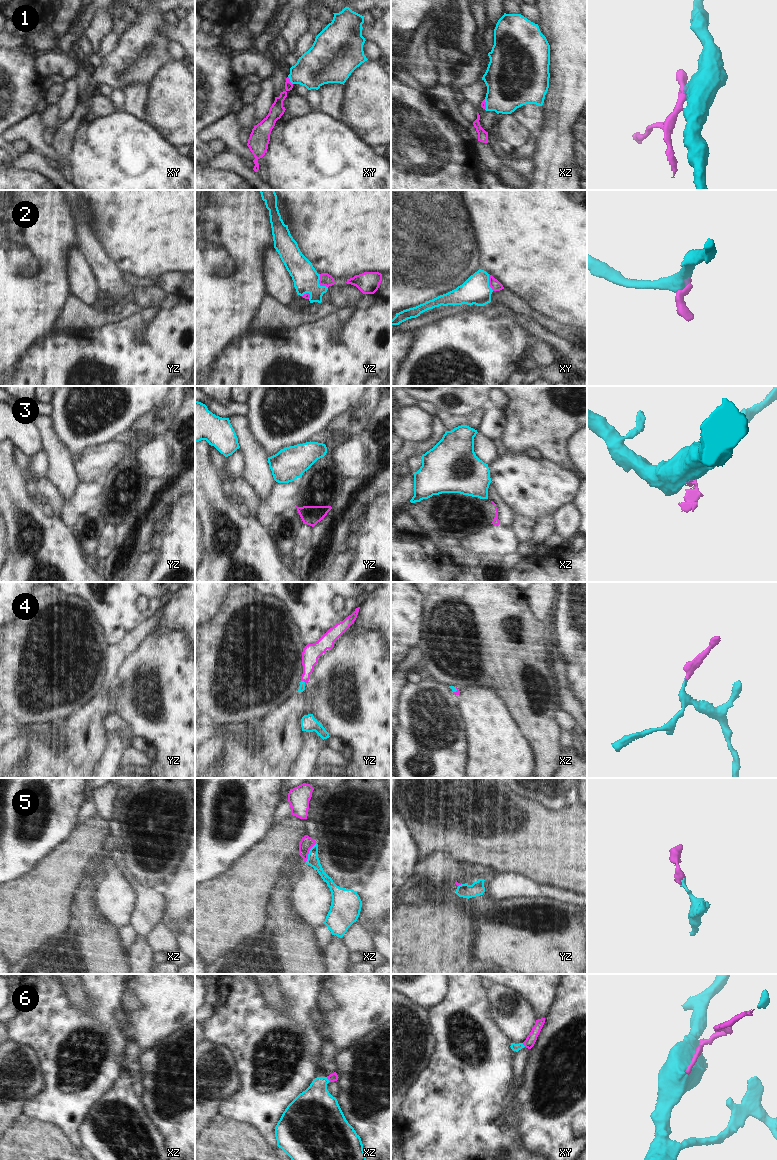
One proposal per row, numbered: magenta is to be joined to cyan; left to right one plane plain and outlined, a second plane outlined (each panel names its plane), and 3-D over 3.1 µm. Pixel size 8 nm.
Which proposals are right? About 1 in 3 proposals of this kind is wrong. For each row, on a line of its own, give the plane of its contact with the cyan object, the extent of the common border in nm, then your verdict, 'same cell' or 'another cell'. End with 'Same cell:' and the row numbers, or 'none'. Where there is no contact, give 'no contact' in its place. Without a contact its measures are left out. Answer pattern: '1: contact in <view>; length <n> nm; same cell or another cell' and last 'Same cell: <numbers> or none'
1: contact in xy; length 80 nm; same cell
2: contact in yz; length 130 nm; another cell
3: contact in yz; length 30 nm; another cell
4: contact in yz; length 50 nm; same cell
5: contact in xz; length 180 nm; another cell
6: contact in xz; length 50 nm; same cell
Same cell: 1, 4, 6

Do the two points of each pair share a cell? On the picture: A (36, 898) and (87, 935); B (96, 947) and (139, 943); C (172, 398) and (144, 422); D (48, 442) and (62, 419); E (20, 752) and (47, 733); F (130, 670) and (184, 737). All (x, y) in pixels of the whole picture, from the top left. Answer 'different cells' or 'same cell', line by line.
A: different cells
B: different cells
C: same cell
D: different cells
E: same cell
F: same cell

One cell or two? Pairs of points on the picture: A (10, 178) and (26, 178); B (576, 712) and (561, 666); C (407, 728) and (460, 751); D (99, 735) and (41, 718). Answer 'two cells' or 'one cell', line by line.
A: one cell
B: one cell
C: one cell
D: two cells

